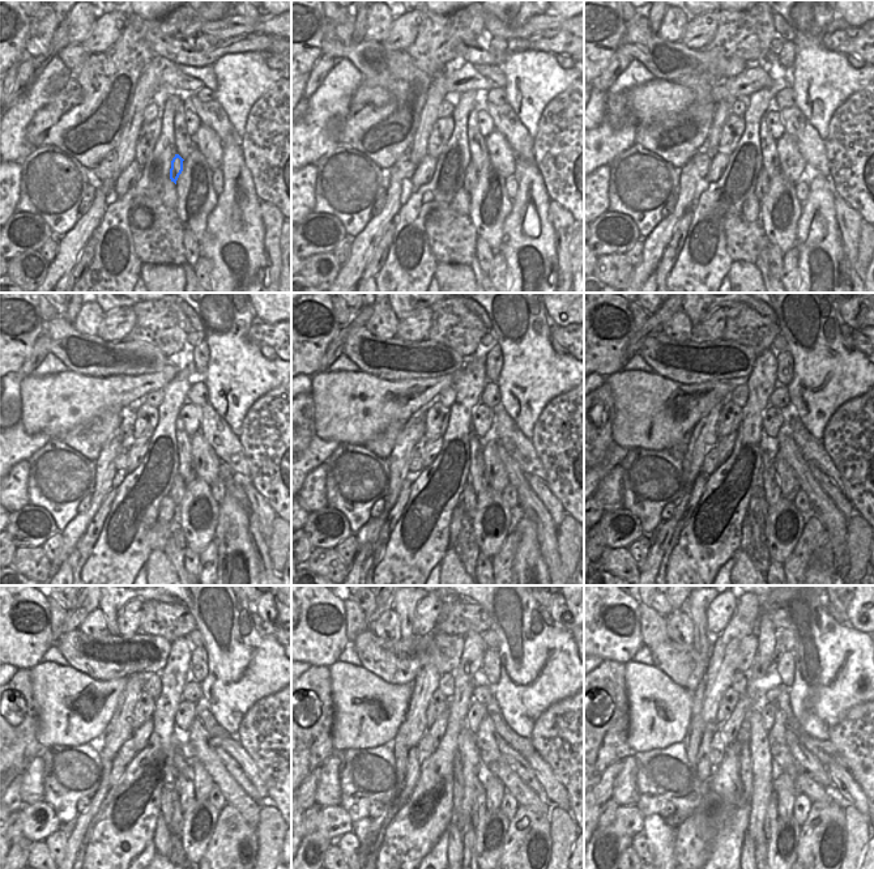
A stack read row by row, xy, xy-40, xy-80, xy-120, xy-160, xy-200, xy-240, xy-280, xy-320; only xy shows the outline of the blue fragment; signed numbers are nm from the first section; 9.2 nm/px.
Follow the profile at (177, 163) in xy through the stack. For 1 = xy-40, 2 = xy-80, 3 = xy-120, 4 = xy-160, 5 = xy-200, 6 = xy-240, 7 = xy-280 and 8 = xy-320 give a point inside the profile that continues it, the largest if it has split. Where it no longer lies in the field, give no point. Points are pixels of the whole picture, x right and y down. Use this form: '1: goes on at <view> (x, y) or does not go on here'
1: goes on at xy-40 (470, 177)
2: goes on at xy-80 (763, 179)
3: goes on at xy-120 (178, 488)
4: goes on at xy-160 (468, 498)
5: goes on at xy-200 (759, 506)
6: goes on at xy-240 (177, 813)
7: goes on at xy-280 (469, 838)
8: goes on at xy-320 (760, 851)

